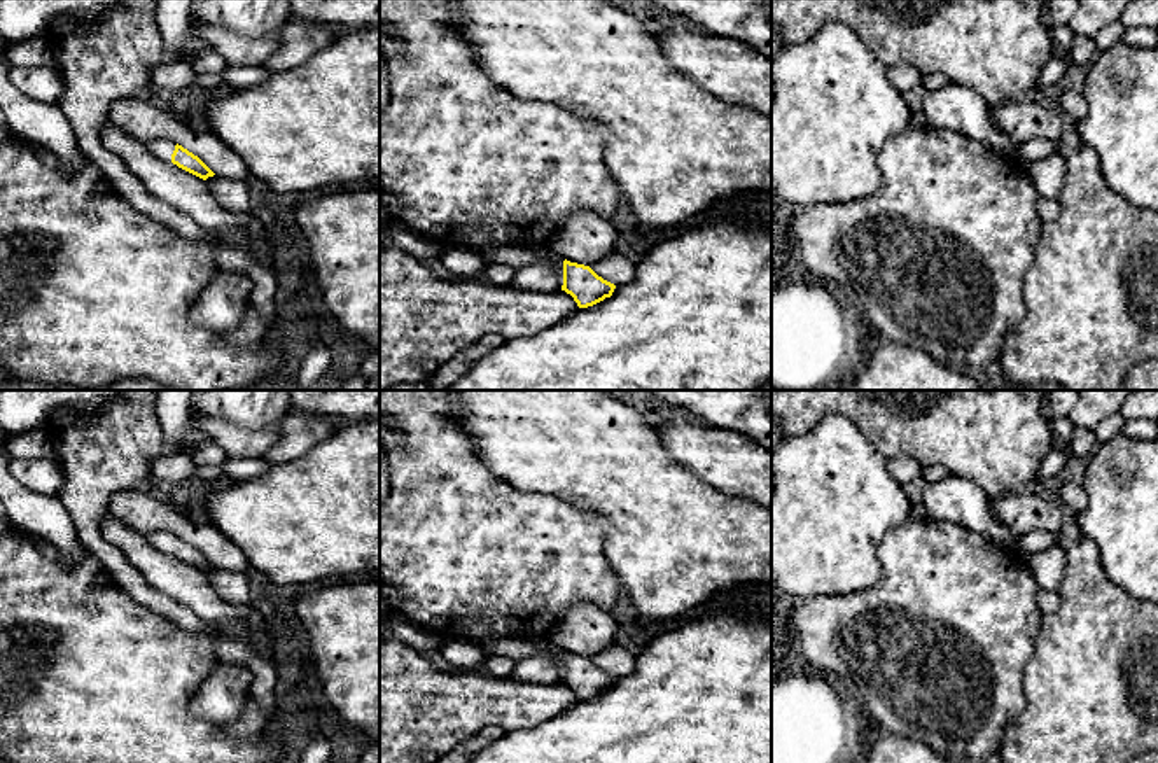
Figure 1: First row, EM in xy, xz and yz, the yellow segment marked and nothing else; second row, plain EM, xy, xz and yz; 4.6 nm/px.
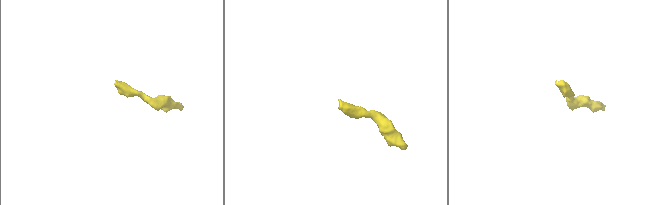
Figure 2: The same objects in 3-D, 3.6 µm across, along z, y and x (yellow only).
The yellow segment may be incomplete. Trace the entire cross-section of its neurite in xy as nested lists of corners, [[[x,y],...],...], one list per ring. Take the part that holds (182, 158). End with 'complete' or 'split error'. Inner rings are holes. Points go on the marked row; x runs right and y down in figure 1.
[[[152,140],[145,144],[147,150],[152,152],[156,158],[173,163],[178,168],[206,180],[208,177],[213,177],[215,173],[192,152],[184,149],[182,145],[171,142],[171,140]]]; split error

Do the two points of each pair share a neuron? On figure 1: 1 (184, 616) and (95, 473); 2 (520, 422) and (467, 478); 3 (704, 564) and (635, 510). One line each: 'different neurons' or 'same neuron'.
1: same neuron
2: different neurons
3: same neuron

